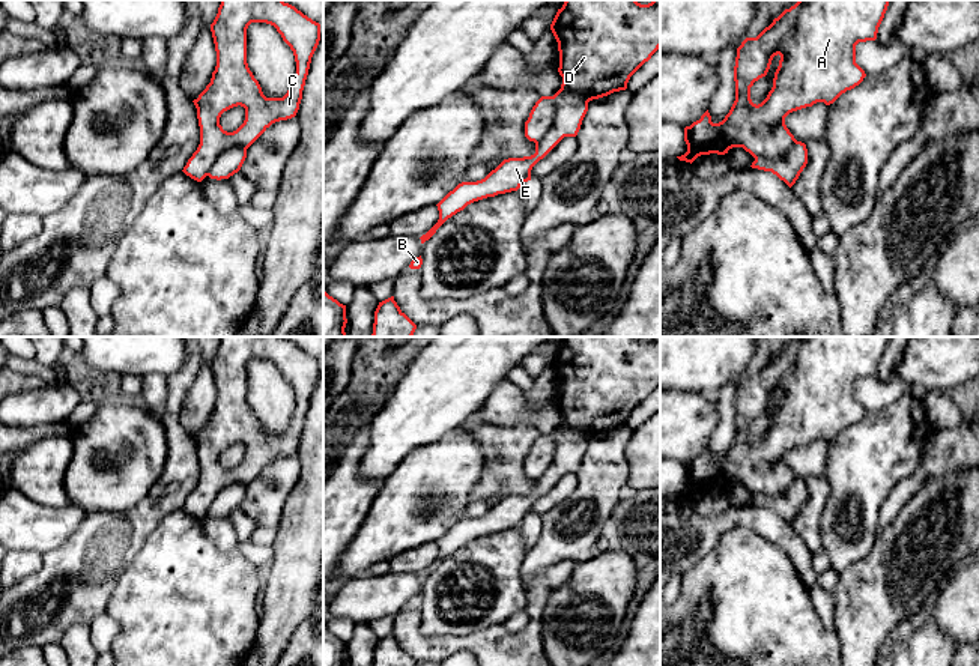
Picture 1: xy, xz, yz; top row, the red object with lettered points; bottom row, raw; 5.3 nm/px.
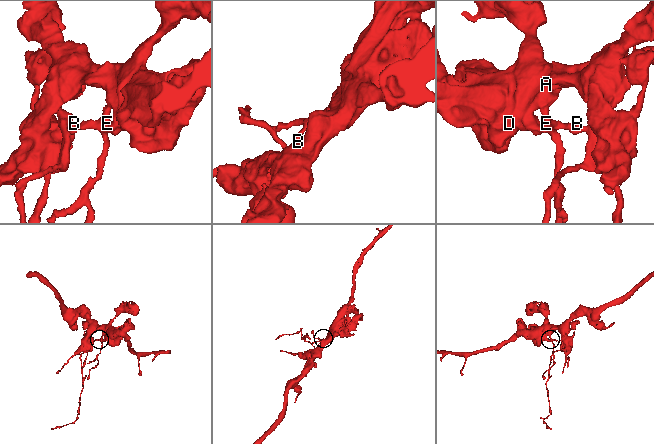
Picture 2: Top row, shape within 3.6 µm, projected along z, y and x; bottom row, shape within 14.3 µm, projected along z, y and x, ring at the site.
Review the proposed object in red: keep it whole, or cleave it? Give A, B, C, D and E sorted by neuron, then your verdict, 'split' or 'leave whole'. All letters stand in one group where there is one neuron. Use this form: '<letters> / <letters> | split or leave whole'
A C D / B E | split

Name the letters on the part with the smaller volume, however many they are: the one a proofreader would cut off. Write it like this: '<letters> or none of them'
B, E

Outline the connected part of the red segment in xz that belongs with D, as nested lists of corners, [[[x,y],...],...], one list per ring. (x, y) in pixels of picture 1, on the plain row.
[[[565,337],[550,367],[558,379],[561,425],[579,430],[590,439],[626,427],[630,413],[660,385],[660,337],[648,341],[636,337]]]

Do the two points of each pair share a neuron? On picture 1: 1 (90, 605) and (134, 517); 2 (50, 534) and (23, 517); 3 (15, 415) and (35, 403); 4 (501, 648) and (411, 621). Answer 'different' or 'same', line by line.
1: same
2: same
3: same
4: same

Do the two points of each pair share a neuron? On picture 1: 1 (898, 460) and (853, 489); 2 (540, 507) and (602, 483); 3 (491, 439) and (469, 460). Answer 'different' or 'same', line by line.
1: same
2: different
3: different

